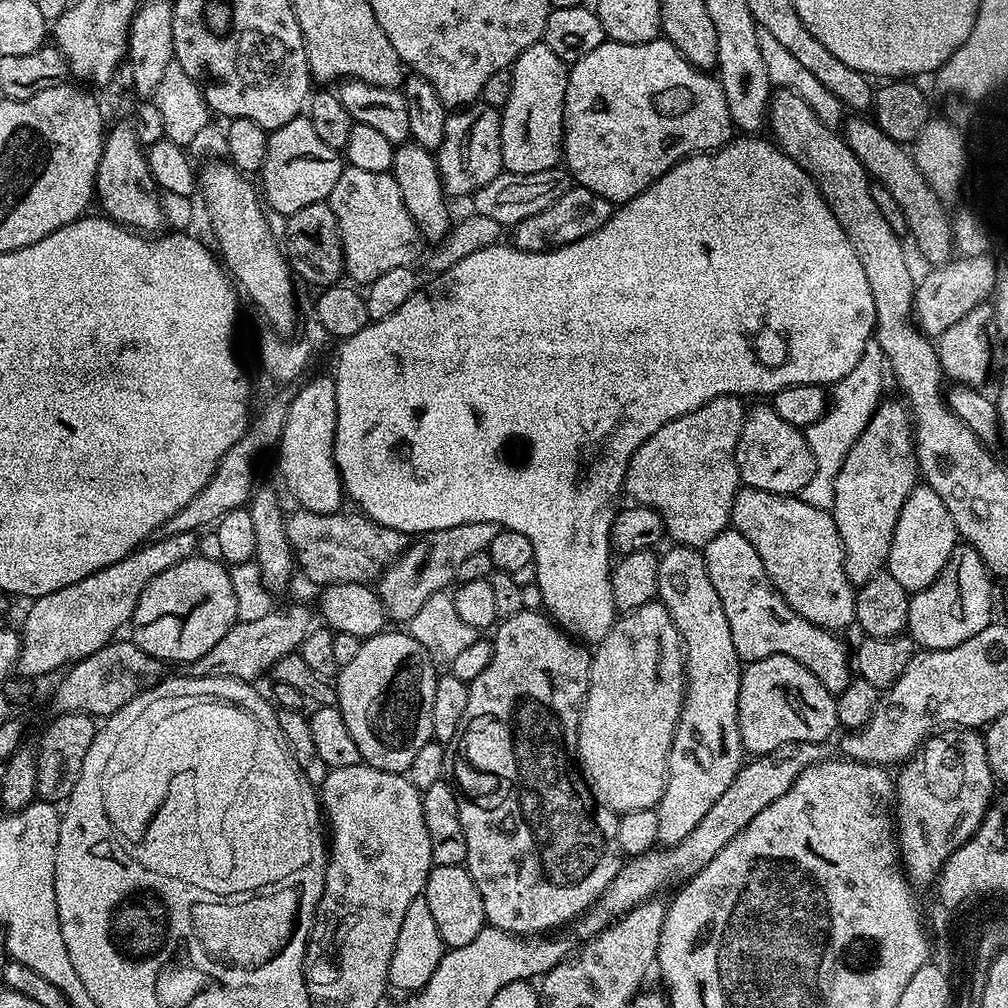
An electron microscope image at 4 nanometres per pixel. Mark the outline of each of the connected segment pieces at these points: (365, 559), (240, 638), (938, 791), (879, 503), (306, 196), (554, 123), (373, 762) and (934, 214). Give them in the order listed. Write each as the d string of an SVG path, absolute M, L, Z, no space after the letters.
M296 510L289 515L284 522L284 530L288 535L288 545L292 548L295 563L304 571L304 576L312 584L327 586L329 584L368 584L375 581L384 573L385 568L396 557L402 555L404 549L409 547L410 540L405 533L384 528L376 524L363 514L351 516L347 510L331 512L330 514L318 514L317 512L305 512Z
M292 604L281 612L271 610L264 618L255 619L254 622L237 622L230 630L226 630L226 634L222 634L222 639L212 649L202 654L202 658L187 665L187 675L256 682L263 672L264 675L271 673L278 658L297 651L313 627L312 612L304 604Z
M970 728L937 731L925 739L915 756L899 765L897 772L900 773L894 776L894 819L902 871L912 886L935 885L950 854L954 854L954 850L961 848L976 833L982 818L994 803L992 791L997 791L998 784L988 761L983 735Z
M885 399L876 407L876 412L870 418L866 430L862 430L854 446L850 446L850 454L846 454L842 462L842 470L838 470L838 478L834 482L834 502L830 511L838 526L838 534L842 538L844 569L848 575L848 581L854 586L862 585L870 578L874 578L877 572L887 565L898 514L908 495L918 486L912 417L909 409L903 403L900 404Z
M298 115L286 122L286 126L278 126L269 131L266 162L258 173L259 179L264 179L263 199L273 213L290 217L302 210L302 206L327 201L334 190L334 182L338 182L345 167L341 153L326 146L326 142L318 138L307 115Z
M538 43L522 50L511 66L510 98L500 112L504 171L534 174L561 163L564 150L564 103L569 65L550 46Z
M385 630L367 637L358 655L339 669L336 698L363 763L387 772L407 773L418 750L433 739L432 711L438 668L407 631Z
M852 114L843 121L842 135L850 150L862 162L869 177L875 183L890 190L890 198L898 202L900 213L904 216L907 231L912 231L912 240L920 251L922 259L928 266L939 266L948 263L954 256L953 230L948 218L940 209L941 199L932 191L928 183L922 178L920 171L912 161L912 153L905 145L890 138L871 119L860 114Z

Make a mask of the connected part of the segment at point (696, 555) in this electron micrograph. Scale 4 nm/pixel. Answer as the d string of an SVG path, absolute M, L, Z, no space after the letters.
M672 546L665 556L659 557L658 590L659 603L670 614L674 626L680 632L684 643L684 705L674 730L674 738L668 755L668 781L664 793L656 803L658 814L658 841L661 845L671 846L682 842L702 818L710 811L710 806L722 798L722 794L734 782L746 753L742 734L738 730L738 690L742 661L738 650L734 650L734 638L730 634L730 622L726 622L726 610L722 610L722 598L710 582L703 555L695 548Z

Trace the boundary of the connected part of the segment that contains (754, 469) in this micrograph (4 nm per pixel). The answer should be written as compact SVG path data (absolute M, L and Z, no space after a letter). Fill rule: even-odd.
M771 406L747 409L736 447L736 465L740 471L741 485L779 496L797 495L806 482L814 478L816 469L807 435L801 429L790 426L790 422L782 422Z

